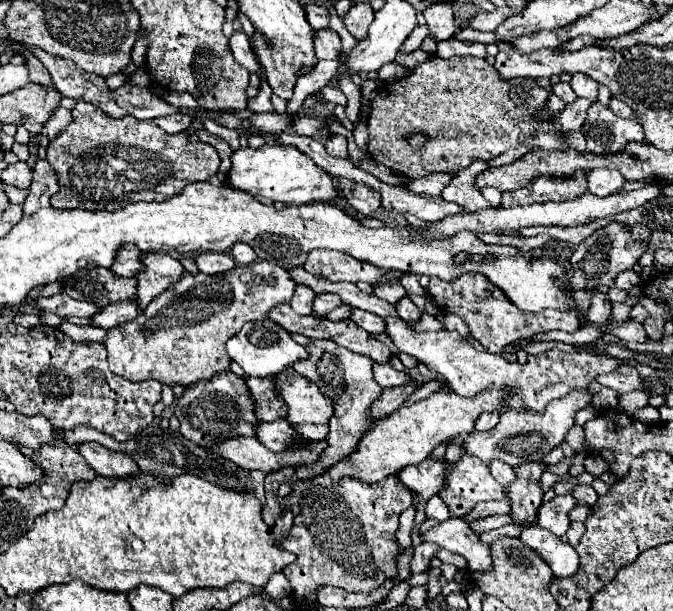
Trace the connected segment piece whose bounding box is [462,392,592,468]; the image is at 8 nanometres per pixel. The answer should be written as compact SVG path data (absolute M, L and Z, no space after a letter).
M570 392L564 398L552 400L544 414L534 414L534 412L512 412L506 410L500 414L500 422L488 430L488 432L478 432L472 430L468 438L462 442L462 450L466 454L478 456L484 464L490 464L494 458L502 460L506 464L520 466L524 462L540 462L546 452L550 452L554 446L562 444L566 432L574 424L574 414L590 404L590 392Z

